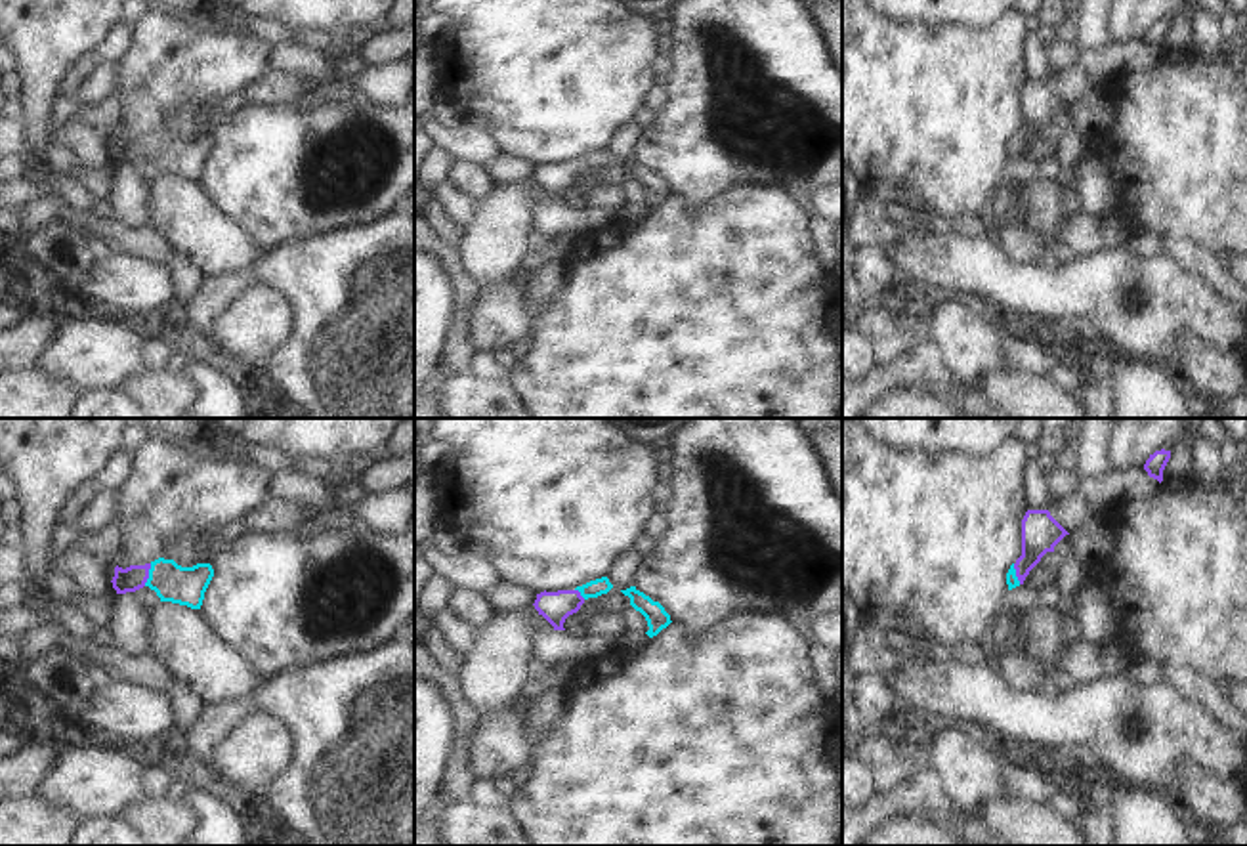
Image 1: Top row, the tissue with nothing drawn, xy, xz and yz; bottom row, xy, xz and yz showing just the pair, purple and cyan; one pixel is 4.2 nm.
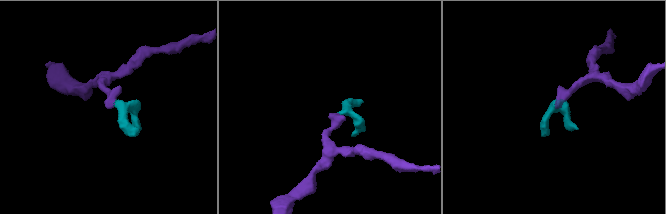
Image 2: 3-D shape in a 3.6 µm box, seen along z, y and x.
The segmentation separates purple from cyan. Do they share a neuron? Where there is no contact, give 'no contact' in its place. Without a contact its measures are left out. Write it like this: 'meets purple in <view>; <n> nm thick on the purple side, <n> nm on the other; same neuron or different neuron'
meets purple in xy; 110 nm thick on the purple side, 160 nm on the other; same neuron

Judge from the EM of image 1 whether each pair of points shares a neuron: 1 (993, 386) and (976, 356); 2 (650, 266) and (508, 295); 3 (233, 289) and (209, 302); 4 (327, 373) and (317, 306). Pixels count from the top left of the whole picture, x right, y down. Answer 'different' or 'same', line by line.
1: different
2: same
3: same
4: same

